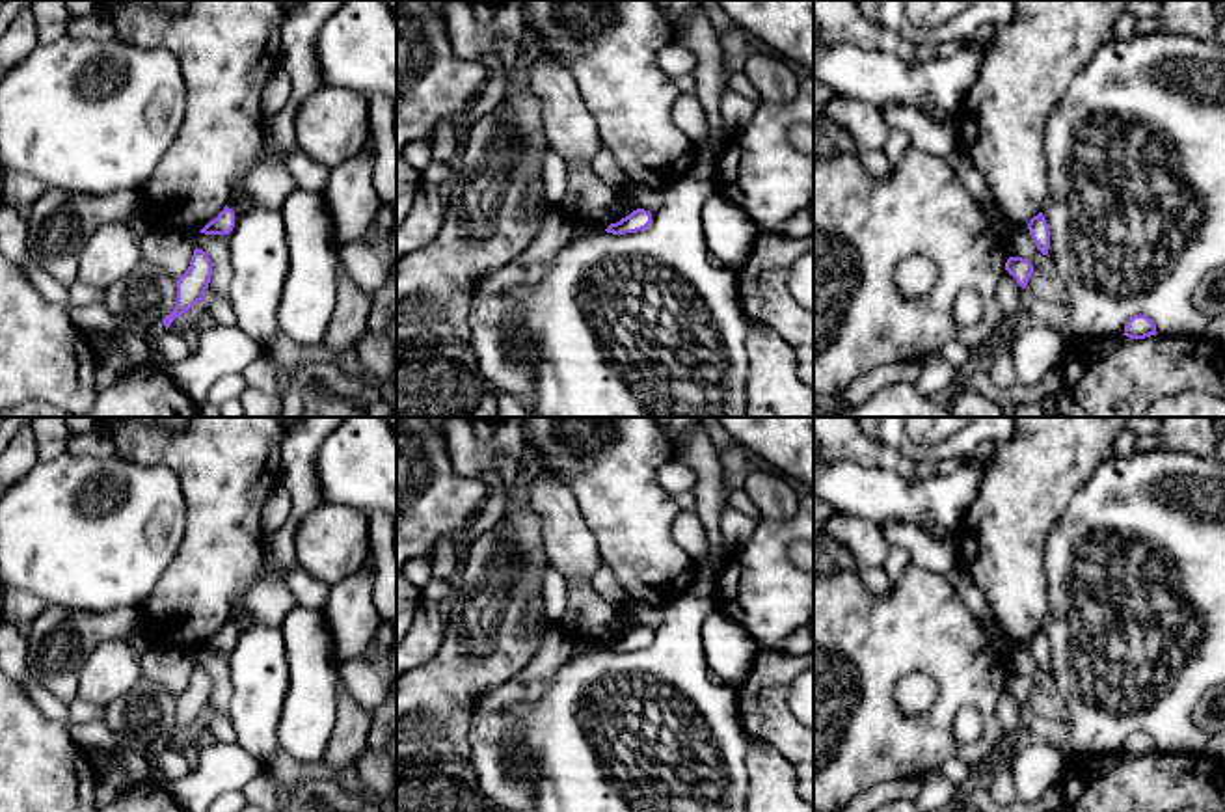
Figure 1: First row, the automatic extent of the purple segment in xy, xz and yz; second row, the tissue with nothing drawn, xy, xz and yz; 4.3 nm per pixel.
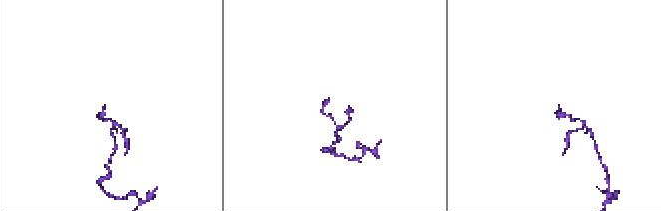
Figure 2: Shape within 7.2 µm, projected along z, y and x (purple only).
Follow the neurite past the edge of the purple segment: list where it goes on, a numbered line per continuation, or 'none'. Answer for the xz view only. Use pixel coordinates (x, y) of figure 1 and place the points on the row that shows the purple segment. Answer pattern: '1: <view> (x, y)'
none

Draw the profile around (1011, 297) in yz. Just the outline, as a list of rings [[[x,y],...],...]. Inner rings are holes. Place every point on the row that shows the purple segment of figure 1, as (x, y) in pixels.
[[[1005,270],[998,283],[998,302],[1003,309],[1005,317],[1013,317],[1018,313],[1028,300],[1024,289],[1016,283],[1016,279]]]

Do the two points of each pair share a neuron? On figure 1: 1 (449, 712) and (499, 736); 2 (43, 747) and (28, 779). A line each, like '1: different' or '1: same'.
1: different
2: same

